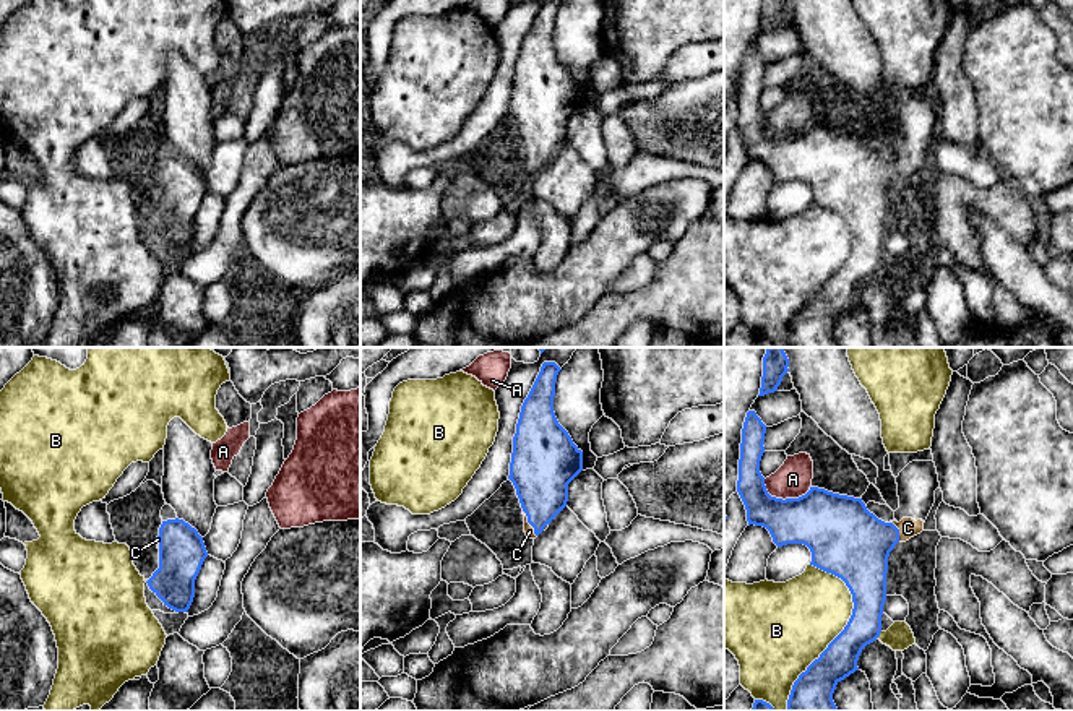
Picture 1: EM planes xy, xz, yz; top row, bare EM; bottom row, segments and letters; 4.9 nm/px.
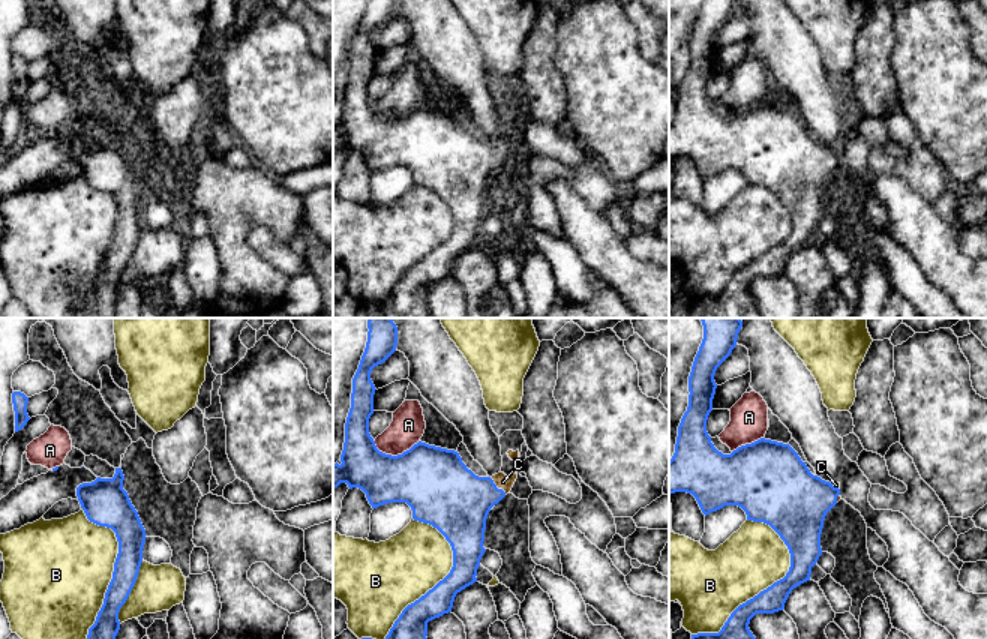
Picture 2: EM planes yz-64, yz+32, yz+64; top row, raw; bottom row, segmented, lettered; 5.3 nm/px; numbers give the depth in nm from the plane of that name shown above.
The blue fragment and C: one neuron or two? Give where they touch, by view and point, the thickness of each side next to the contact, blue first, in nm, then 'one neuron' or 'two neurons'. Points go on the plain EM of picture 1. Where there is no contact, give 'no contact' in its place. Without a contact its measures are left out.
meets blue in xz at (528, 158); 300 nm thick on the blue side, 50 nm on the other; one neuron

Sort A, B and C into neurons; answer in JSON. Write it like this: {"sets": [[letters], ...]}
{"sets": [["A"], ["B"], ["C"]]}

